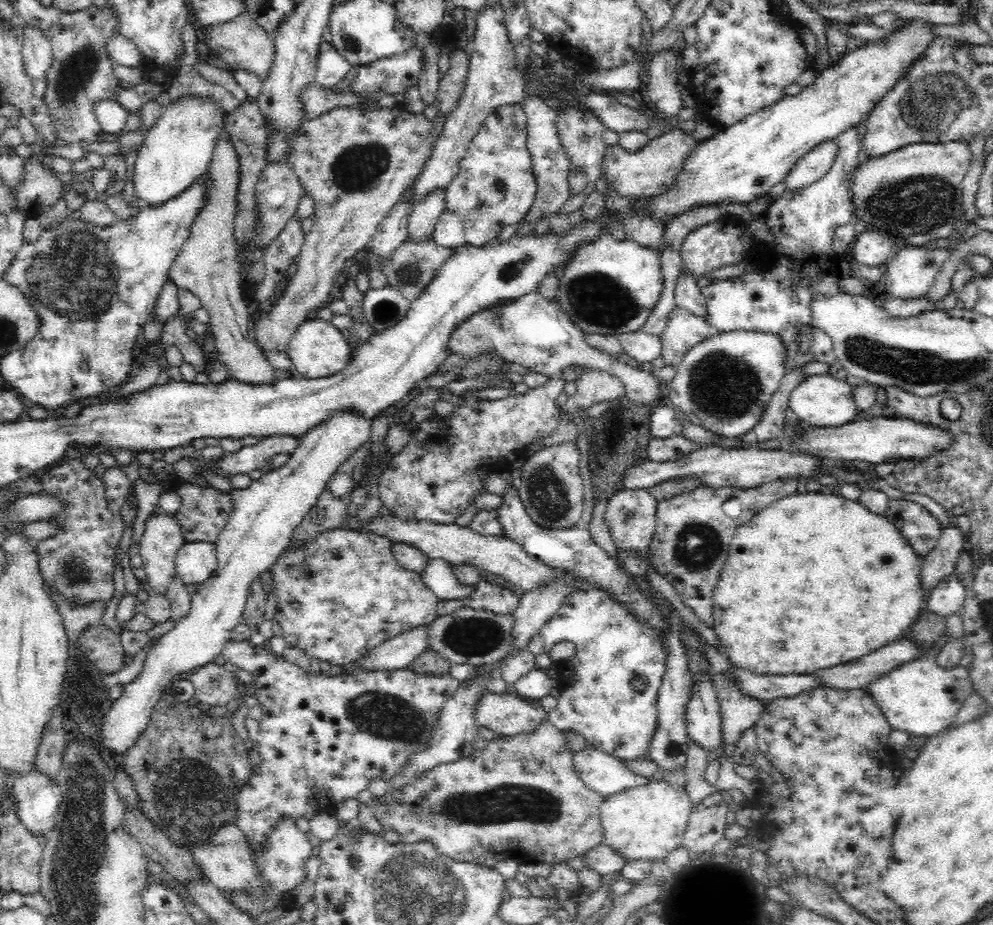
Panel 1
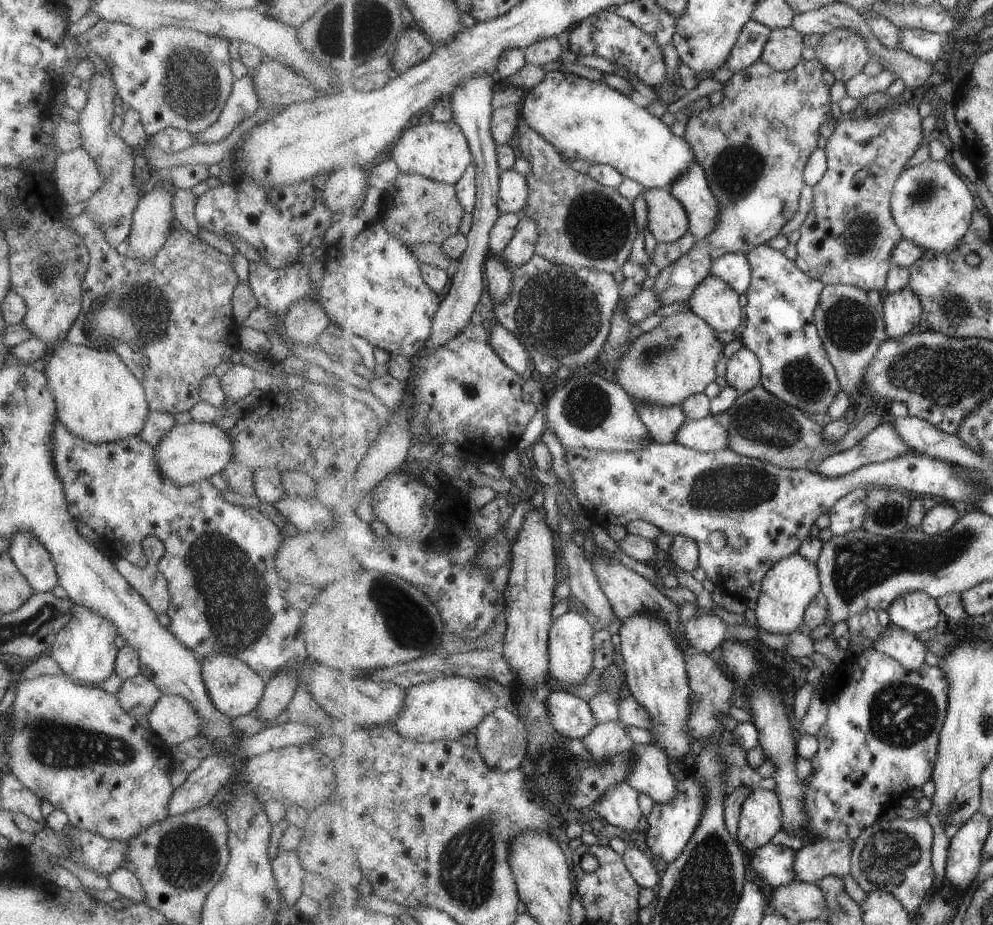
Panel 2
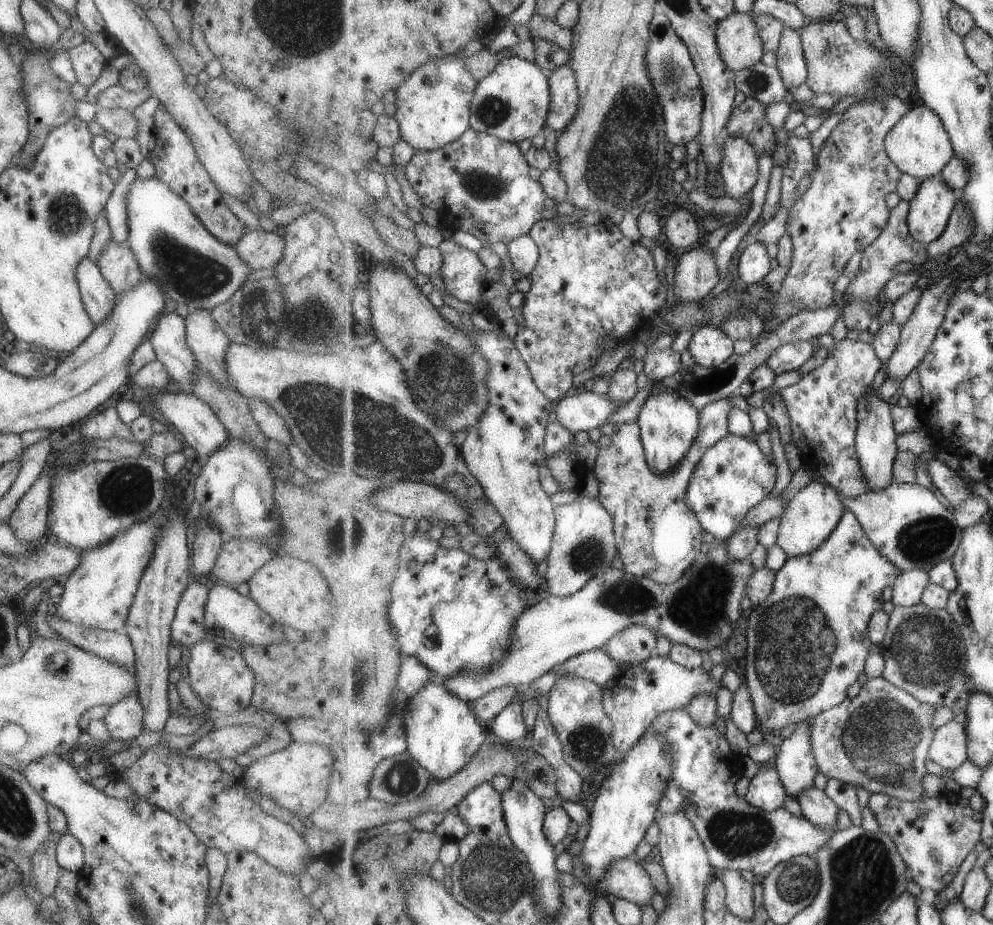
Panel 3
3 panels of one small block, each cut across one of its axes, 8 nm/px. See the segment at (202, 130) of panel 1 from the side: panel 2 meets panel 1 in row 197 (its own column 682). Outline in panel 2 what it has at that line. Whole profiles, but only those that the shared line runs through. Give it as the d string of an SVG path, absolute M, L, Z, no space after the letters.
M547 72L545 80L527 93L522 107L522 117L531 128L545 136L559 154L568 162L587 160L591 164L603 163L617 168L623 176L639 182L646 190L671 188L677 178L691 170L697 156L685 136L675 136L671 128L653 116L637 99L631 99L610 88L603 80L591 81L573 73Z

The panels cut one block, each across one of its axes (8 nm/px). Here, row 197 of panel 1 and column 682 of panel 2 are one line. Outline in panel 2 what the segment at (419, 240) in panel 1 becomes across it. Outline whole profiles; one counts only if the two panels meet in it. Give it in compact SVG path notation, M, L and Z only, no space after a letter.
M713 414L699 420L685 421L676 442L701 452L730 450L729 432Z

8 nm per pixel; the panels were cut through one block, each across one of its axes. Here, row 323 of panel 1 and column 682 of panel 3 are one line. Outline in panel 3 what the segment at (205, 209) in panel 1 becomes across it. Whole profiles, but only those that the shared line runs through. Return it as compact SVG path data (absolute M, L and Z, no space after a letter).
M674 208L669 216L664 218L665 234L677 251L686 251L697 246L701 236L698 216L689 209Z

